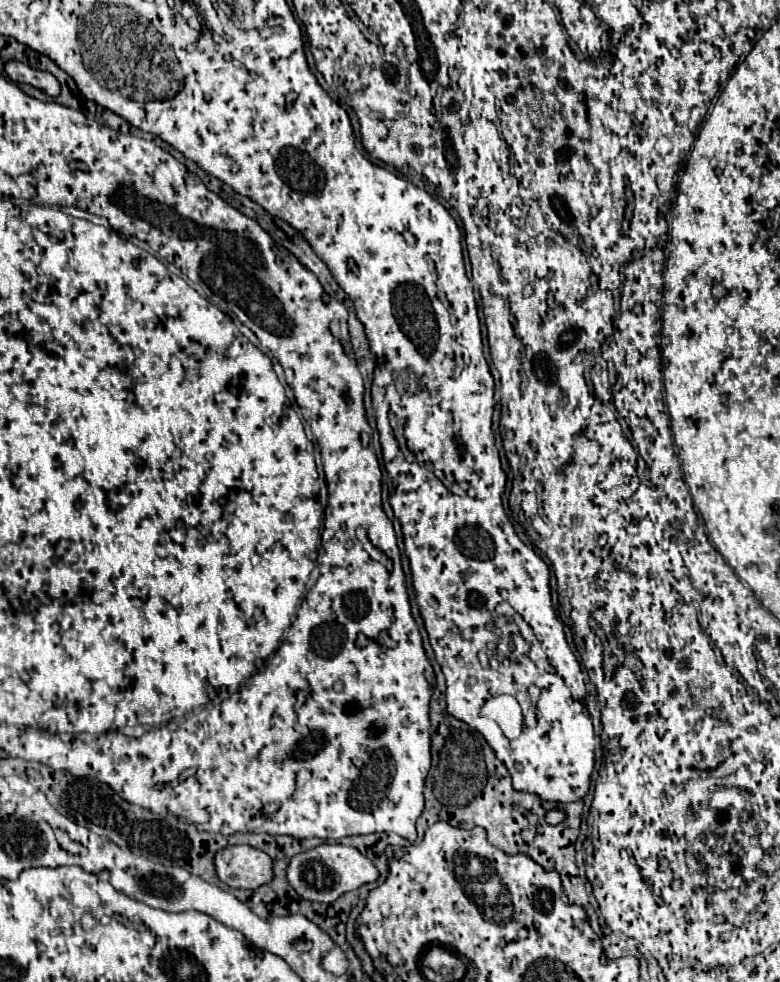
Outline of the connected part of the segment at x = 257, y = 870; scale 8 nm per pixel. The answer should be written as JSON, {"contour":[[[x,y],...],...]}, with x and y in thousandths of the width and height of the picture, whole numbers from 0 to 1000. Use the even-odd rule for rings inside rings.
{"contour":[[[300,860],[279,867],[274,881],[282,897],[300,905],[331,905],[351,895],[349,875],[321,860]]]}

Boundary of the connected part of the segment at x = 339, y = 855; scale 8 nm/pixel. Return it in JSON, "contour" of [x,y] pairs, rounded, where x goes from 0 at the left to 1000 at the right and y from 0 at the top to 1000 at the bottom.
{"contour":[[[436,858],[408,860],[397,867],[374,873],[369,881],[369,899],[377,903],[377,907],[395,918],[410,918],[410,920],[428,920],[436,911],[454,907],[469,899],[479,899],[485,893],[487,889],[472,873],[467,873],[456,863]]]}

